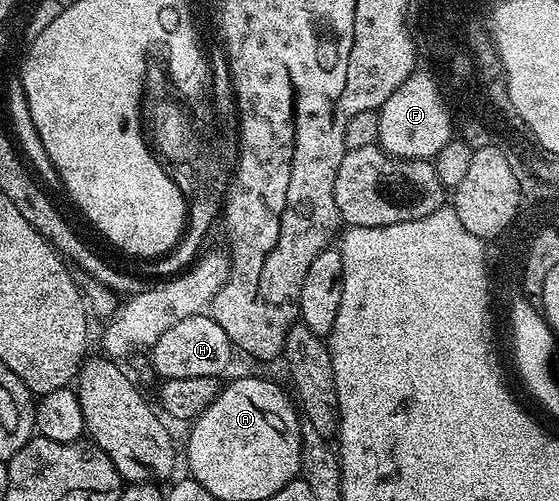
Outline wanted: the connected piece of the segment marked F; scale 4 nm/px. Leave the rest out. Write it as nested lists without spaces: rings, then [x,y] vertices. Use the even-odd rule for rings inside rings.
[[[420,72],[411,73],[378,110],[380,114],[380,139],[378,142],[380,148],[386,150],[391,157],[405,157],[407,161],[435,158],[436,153],[442,151],[442,147],[446,147],[446,143],[453,140],[454,137],[454,133],[452,133],[454,117],[450,109],[444,106],[444,97],[440,94],[435,79],[428,73]]]

